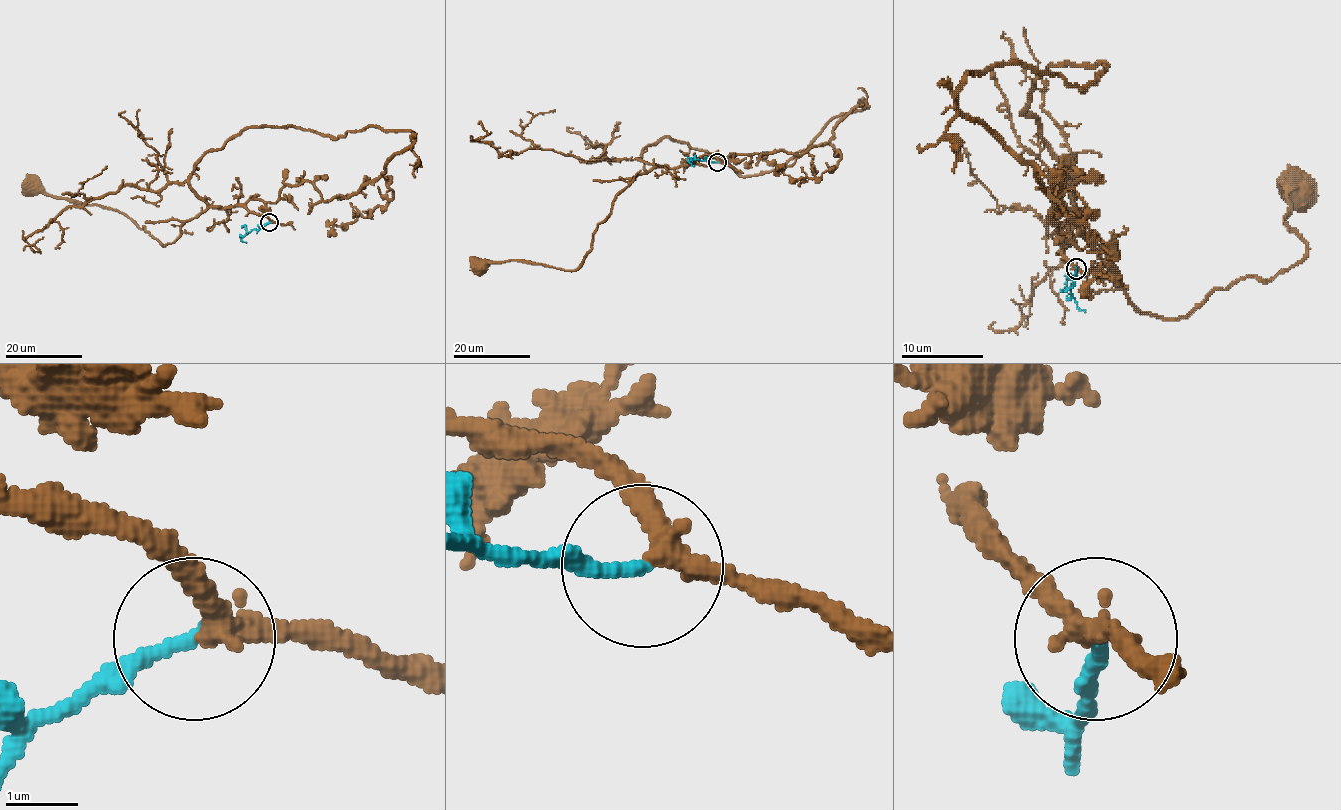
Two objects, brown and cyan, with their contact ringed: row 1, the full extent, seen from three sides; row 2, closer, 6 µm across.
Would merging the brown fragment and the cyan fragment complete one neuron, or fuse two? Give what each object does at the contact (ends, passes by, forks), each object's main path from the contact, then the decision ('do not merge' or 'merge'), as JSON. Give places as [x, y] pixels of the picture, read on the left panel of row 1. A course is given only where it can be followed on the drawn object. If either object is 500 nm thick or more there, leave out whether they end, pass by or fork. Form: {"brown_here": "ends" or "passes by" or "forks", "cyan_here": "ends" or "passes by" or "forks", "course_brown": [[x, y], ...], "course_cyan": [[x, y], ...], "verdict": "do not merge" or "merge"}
{"brown_here": "passes by", "cyan_here": "ends", "course_brown": [[270, 223], [244, 207], [208, 207], [162, 246], [118, 211], [70, 202], [31, 187]], "course_cyan": [[269, 223], [241, 236], [246, 243]], "verdict": "merge"}

